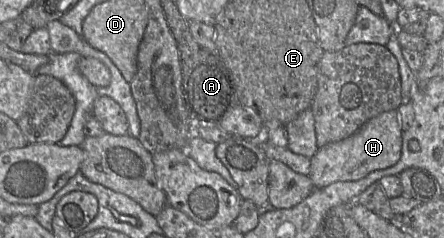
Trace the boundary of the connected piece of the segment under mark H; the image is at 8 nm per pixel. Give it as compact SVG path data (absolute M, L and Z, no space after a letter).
M390 110L370 119L354 135L330 143L311 158L309 176L315 188L323 188L338 181L357 181L373 171L395 165L402 151L403 131L397 110Z

